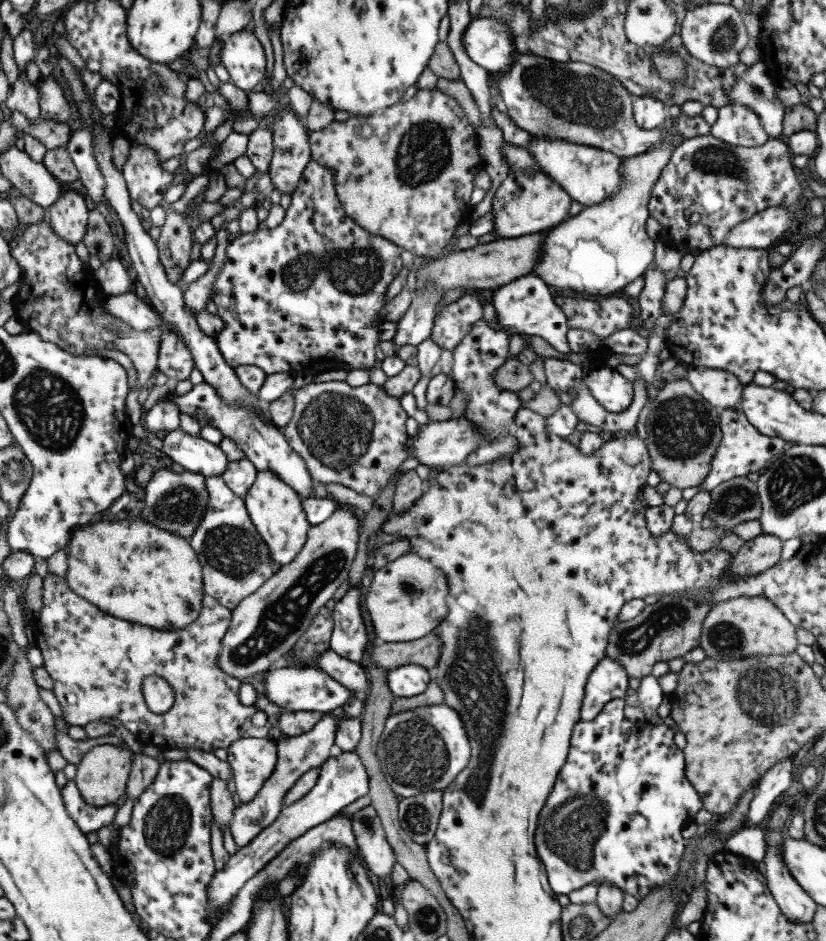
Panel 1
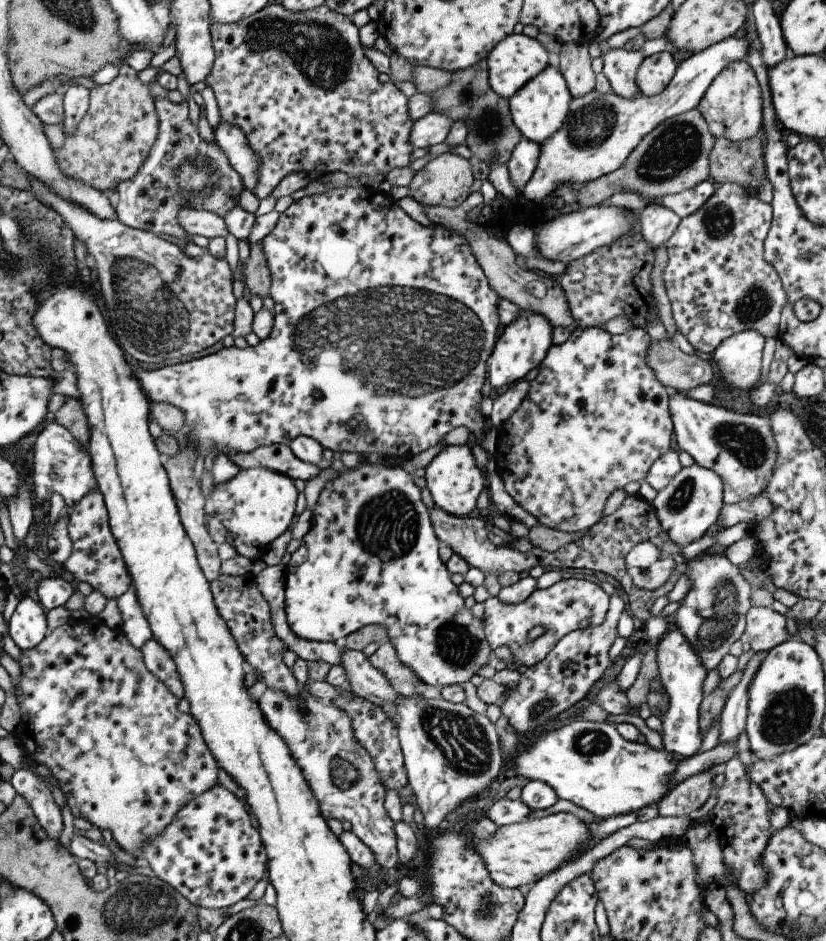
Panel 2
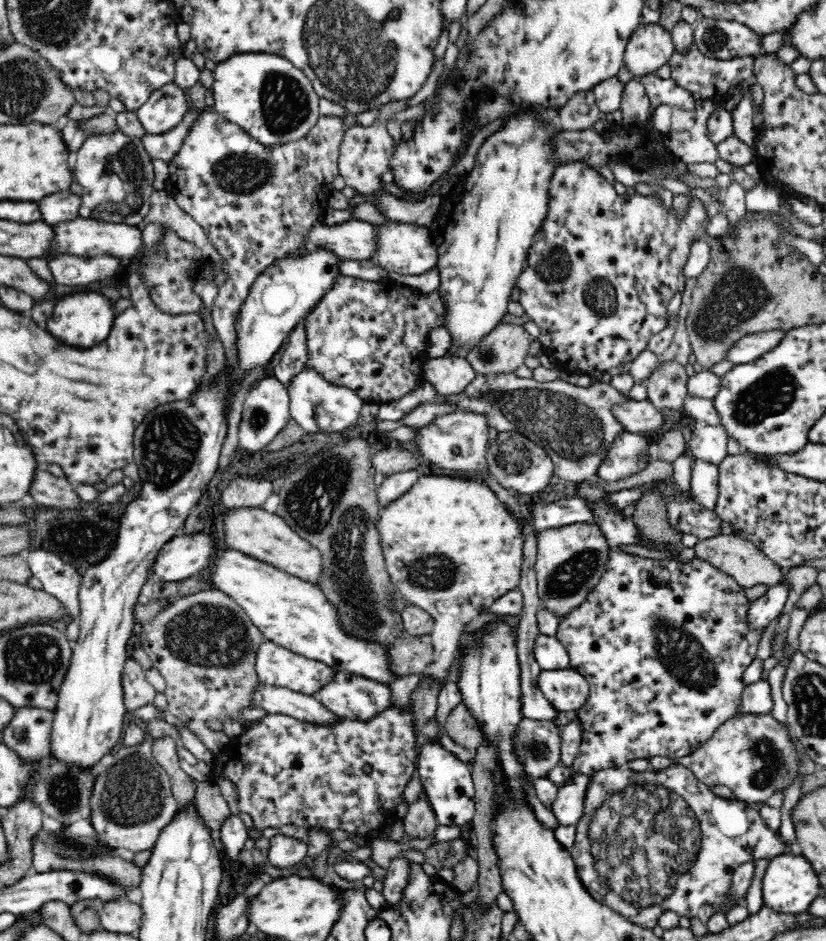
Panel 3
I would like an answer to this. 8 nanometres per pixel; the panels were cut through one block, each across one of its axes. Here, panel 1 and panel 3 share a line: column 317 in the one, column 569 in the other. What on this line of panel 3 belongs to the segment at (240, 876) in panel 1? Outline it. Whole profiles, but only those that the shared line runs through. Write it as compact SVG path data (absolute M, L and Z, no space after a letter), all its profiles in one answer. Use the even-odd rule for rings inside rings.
M573 772L570 780L558 786L556 800L552 803L551 811L562 826L575 826L583 815L584 799L590 776Z

